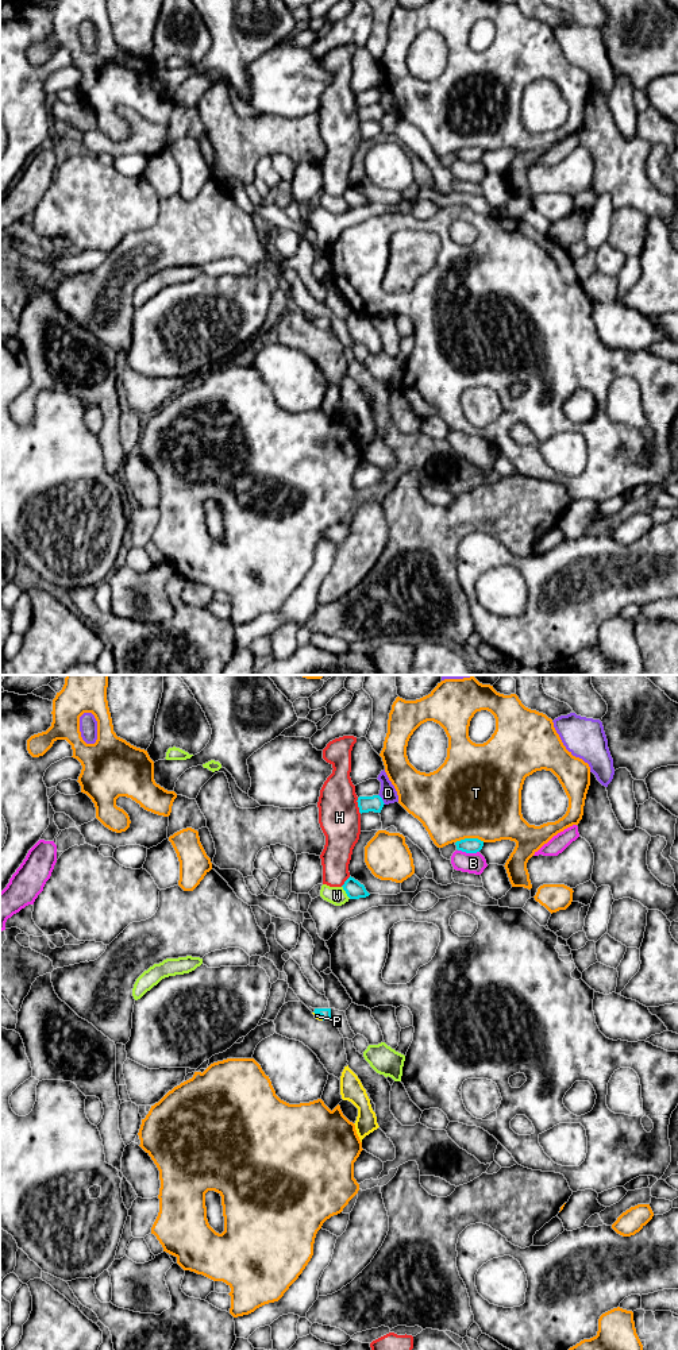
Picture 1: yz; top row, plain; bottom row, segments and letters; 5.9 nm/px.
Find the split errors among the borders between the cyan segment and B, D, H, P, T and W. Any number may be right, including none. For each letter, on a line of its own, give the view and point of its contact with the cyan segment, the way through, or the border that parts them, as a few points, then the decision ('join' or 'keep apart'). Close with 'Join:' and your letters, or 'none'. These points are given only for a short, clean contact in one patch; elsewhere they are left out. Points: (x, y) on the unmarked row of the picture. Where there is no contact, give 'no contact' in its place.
B: meets cyan in yz at (469, 161); keep apart
D: meets cyan in yz at (381, 108); keep apart
H: meets cyan in yz at (358, 115); keep apart
P: meets cyan in yz at (319, 323); runs through yz (326, 321), (319, 323), (316, 324); join
T: meets cyan in yz at (469, 147); keep apart
W: meets cyan in yz at (346, 201); keep apart
Join: P

